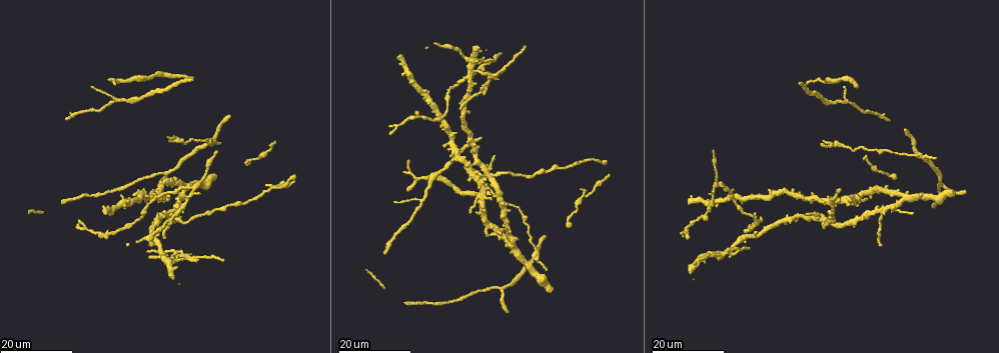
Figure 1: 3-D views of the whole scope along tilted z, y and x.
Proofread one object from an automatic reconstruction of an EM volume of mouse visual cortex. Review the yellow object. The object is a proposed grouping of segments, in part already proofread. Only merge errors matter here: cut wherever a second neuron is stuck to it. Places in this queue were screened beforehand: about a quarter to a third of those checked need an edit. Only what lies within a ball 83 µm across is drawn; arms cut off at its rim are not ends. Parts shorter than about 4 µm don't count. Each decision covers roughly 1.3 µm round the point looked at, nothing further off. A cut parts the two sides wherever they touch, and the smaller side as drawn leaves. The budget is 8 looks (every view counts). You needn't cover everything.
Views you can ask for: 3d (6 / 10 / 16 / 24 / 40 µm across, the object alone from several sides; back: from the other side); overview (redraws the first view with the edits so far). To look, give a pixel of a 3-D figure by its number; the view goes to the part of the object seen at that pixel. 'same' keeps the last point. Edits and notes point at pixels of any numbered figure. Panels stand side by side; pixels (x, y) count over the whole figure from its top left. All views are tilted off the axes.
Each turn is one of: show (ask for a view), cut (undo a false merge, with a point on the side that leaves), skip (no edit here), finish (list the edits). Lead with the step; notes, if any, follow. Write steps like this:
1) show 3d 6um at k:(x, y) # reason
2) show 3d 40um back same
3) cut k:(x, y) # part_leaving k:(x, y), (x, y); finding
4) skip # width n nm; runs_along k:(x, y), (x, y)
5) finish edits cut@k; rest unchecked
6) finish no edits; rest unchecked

show 3d 16um at 1:(916, 198)

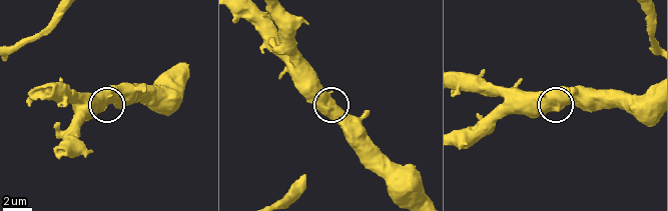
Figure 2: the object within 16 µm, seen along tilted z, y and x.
show 3d 6um at 2:(557, 108)

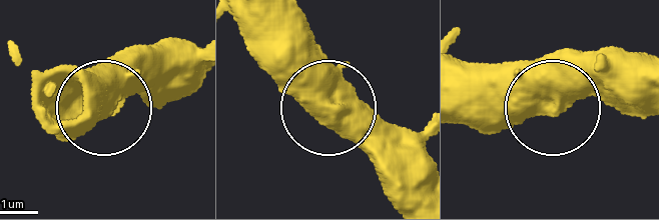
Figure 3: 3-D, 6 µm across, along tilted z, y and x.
show 3d 6um back at 3:(550, 109)

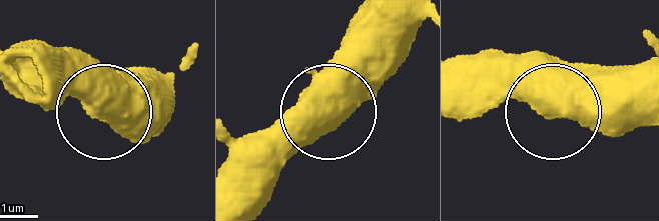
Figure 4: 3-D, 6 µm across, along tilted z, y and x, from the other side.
skip # side_arm 110 um; one neuron here

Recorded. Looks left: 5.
show 3d 24um at 1:(145, 212) # branch point

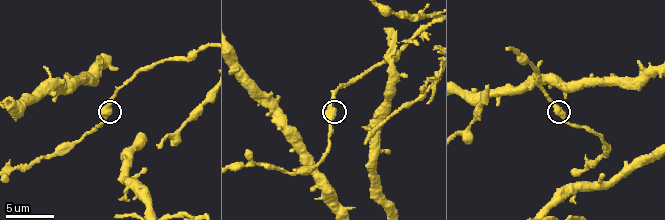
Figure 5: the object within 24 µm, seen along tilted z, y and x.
show 3d 6um at 5:(109, 113)

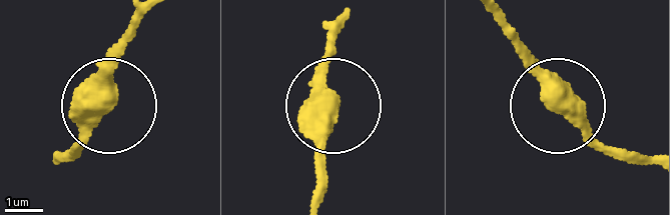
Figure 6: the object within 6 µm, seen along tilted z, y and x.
skip # arms 3; all the same neuron

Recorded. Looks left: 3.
show 3d 24um at 1:(478, 197)

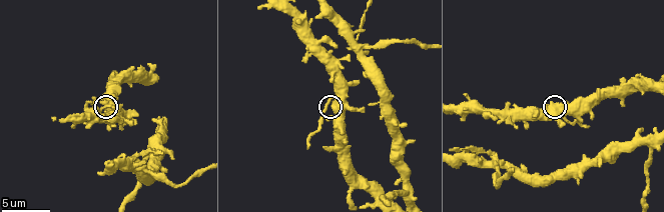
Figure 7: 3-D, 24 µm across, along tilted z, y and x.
show 3d 6um at 7:(102, 108)

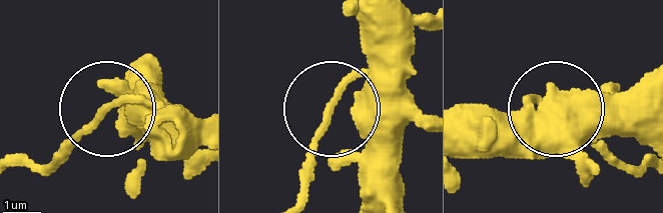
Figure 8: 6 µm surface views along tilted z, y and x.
skip # all the same neuron

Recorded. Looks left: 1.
finish no edits; rest unchecked

